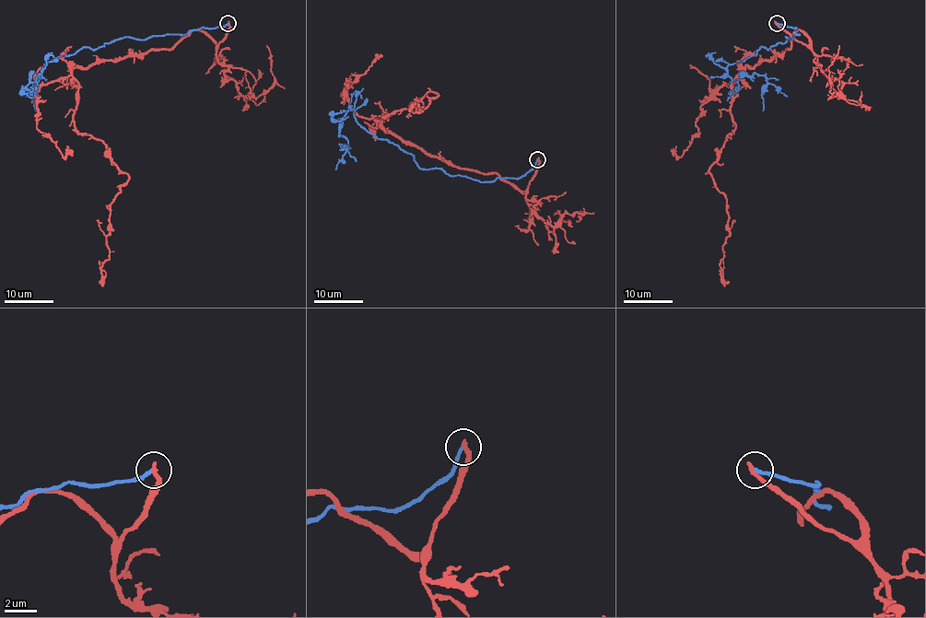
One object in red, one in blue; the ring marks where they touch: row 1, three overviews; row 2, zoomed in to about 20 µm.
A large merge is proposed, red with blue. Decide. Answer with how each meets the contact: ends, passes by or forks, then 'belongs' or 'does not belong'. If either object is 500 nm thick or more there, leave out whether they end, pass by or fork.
red ends there; blue ends there; does not belong

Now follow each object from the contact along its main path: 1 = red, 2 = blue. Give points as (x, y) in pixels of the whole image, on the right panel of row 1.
1: (776, 23), (809, 42), (797, 30), (789, 49), (732, 83), (734, 127), (709, 169), (729, 215), (725, 286)
2: (776, 23), (796, 28), (800, 34), (727, 65), (727, 75), (737, 82), (756, 73), (766, 76), (763, 110)

